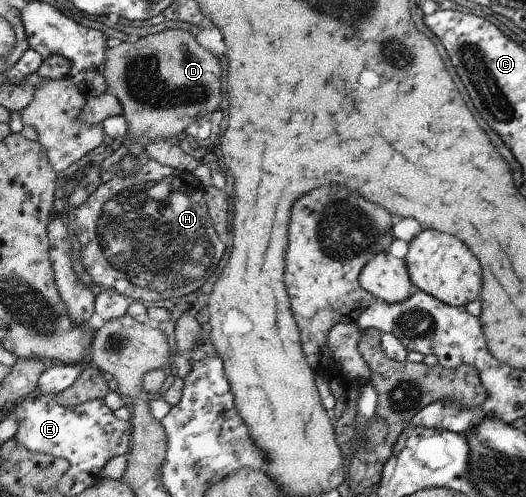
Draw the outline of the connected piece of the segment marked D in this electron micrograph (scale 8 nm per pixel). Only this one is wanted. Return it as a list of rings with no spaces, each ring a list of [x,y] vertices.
[[[167,29],[107,48],[103,75],[122,106],[127,121],[125,137],[132,141],[184,136],[191,123],[210,117],[221,103],[223,69],[219,61],[199,45],[195,36],[181,29]]]

